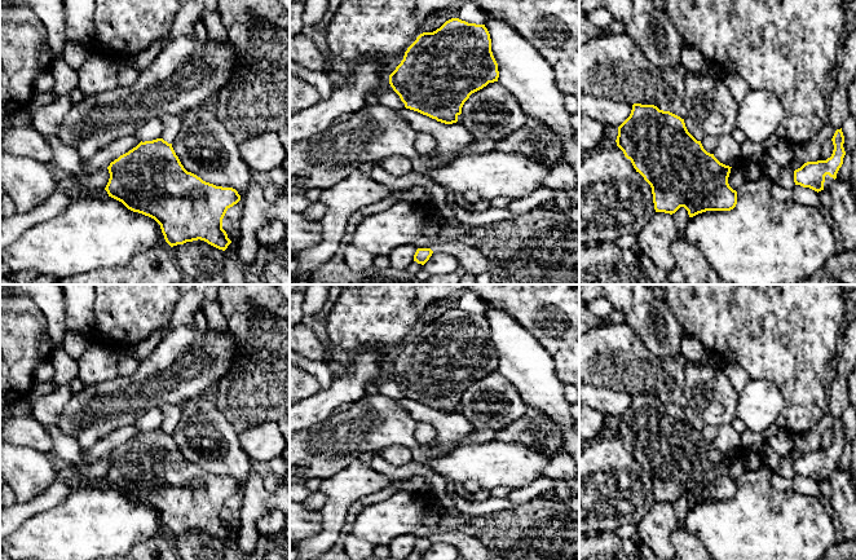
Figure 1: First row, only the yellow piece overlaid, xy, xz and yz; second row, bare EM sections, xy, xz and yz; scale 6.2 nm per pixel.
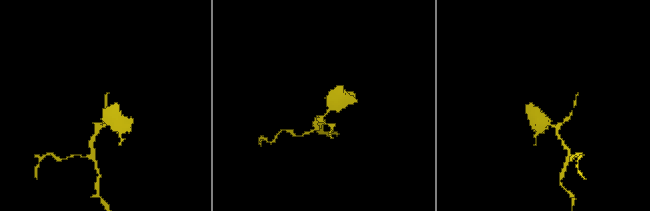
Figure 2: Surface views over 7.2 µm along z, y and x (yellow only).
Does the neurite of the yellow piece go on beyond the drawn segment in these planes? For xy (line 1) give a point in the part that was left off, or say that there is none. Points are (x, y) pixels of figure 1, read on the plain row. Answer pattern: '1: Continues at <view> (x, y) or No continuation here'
1: No continuation here

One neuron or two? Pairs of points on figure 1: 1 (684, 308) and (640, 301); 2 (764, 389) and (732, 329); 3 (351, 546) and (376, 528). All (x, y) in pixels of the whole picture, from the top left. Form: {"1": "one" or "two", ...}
{"1": "two", "2": "two", "3": "two"}

